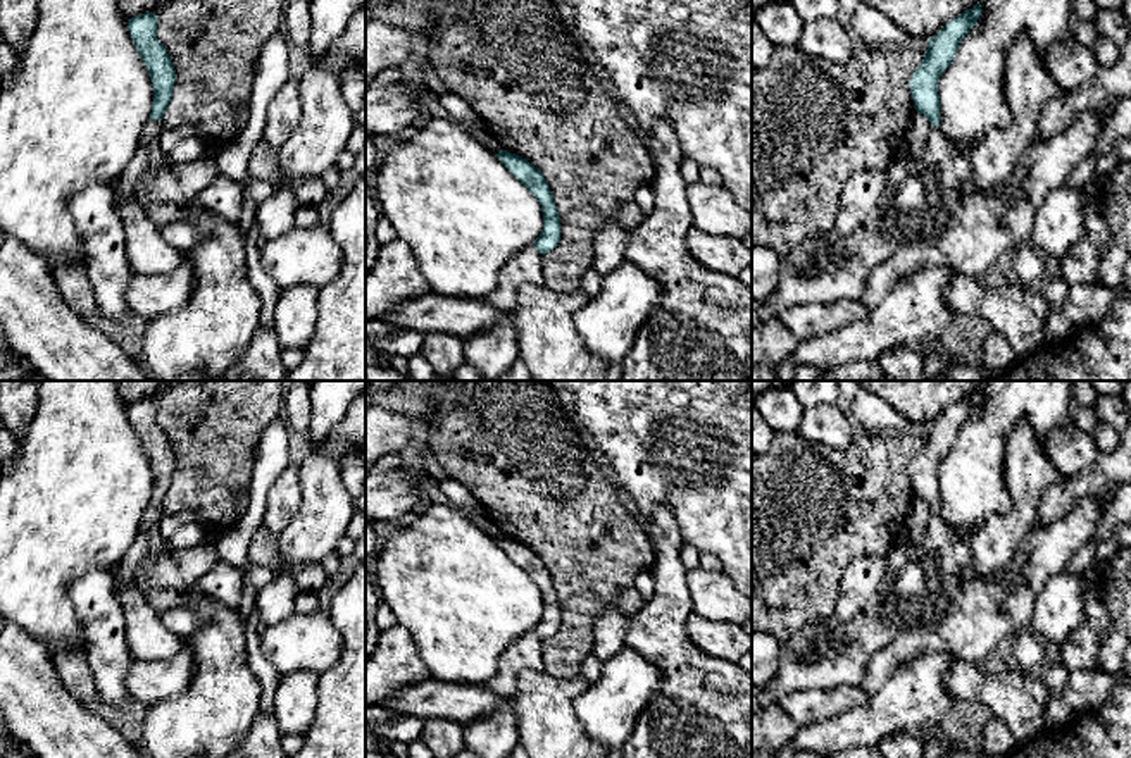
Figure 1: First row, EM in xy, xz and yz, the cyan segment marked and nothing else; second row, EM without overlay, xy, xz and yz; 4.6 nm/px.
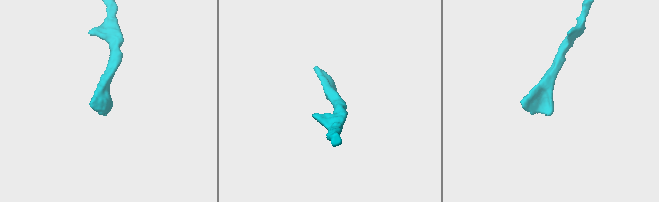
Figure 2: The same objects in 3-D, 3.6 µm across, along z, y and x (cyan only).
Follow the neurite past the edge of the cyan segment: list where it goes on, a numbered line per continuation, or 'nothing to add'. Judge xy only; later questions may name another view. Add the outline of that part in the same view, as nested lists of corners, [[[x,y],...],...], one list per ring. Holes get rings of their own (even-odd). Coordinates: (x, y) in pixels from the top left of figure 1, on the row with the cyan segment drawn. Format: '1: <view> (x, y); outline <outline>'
1: xy (149, 176); outline [[[148,119],[133,160],[114,184],[114,208],[145,202],[186,205],[221,174],[212,158],[169,164],[160,148],[162,119]]]

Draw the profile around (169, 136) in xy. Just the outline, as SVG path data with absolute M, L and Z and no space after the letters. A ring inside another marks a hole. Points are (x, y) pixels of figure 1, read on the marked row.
M191 124L178 127L162 127L160 133L160 148L167 155L181 140L195 136L195 127Z

